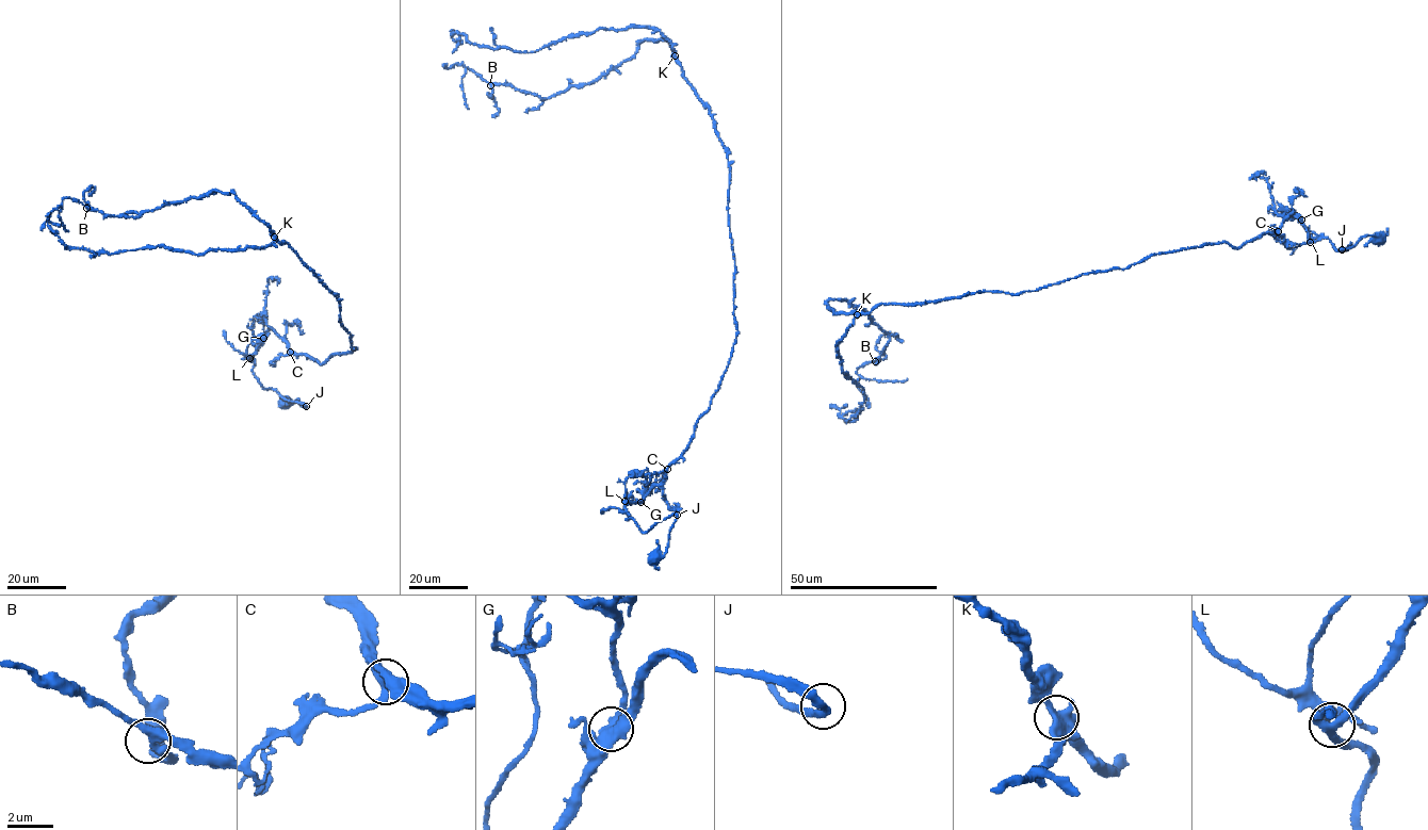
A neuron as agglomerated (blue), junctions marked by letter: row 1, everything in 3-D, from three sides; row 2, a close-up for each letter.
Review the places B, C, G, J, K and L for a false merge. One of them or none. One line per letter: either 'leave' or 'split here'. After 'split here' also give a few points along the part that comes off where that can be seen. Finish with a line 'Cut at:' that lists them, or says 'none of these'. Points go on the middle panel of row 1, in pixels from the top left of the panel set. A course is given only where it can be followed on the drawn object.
B: leave
C: leave
G: leave
J: leave
K: leave
L: leave
Cut at: none of these

